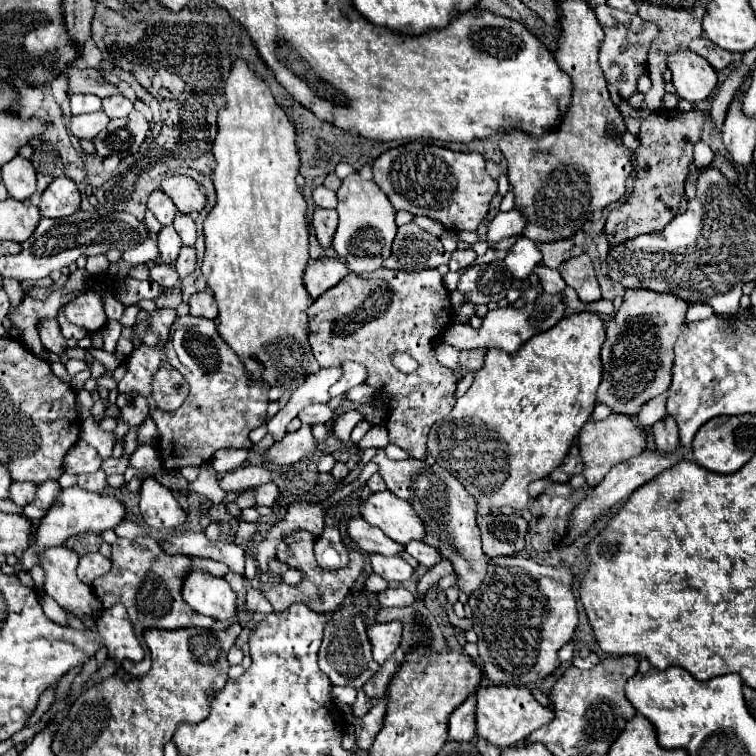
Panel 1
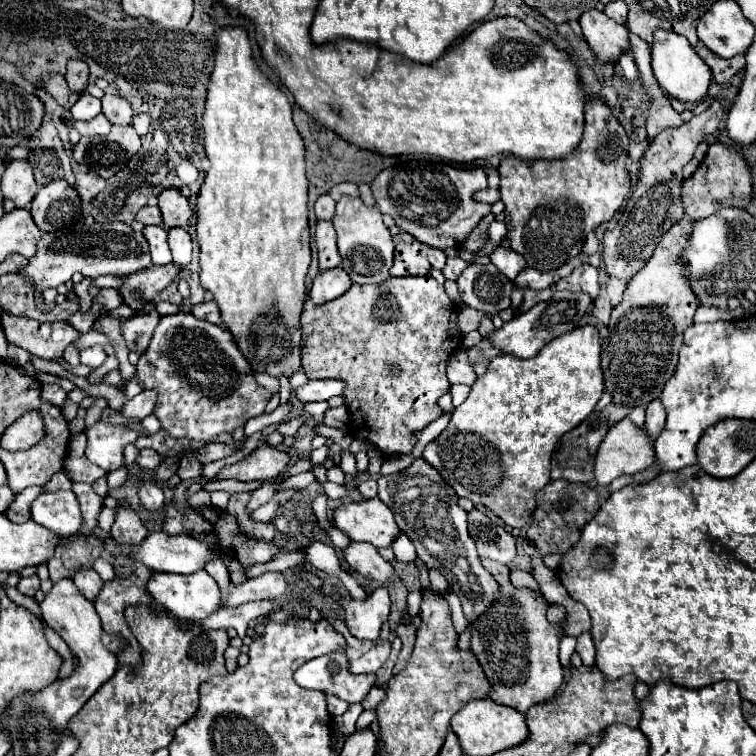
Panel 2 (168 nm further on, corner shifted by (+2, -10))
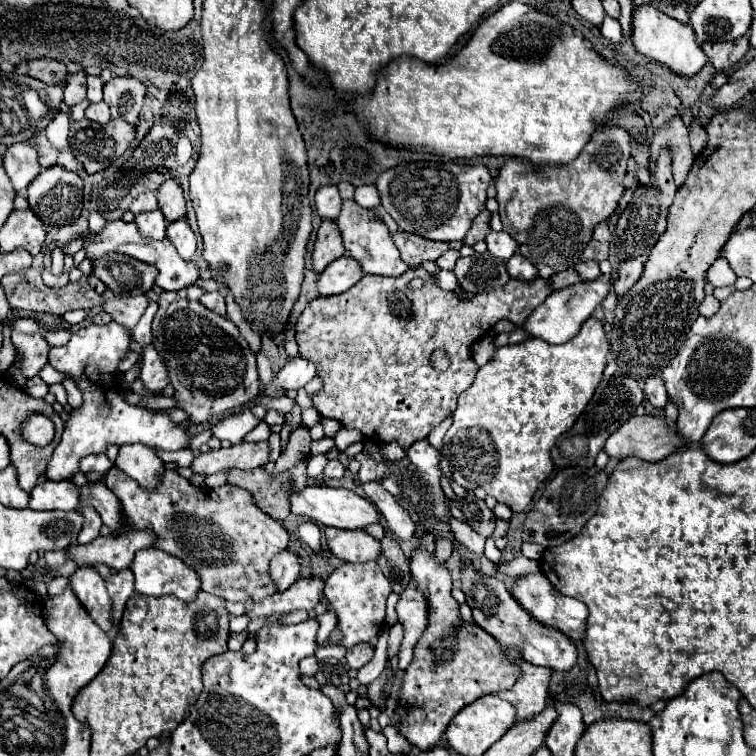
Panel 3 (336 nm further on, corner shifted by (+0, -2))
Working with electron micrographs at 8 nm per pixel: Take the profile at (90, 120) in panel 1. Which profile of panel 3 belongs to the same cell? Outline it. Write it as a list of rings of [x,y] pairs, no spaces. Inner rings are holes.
[[[103,101],[89,105],[87,111],[85,111],[85,117],[87,117],[89,121],[101,123],[101,125],[105,125],[105,123],[111,121],[111,117],[109,117],[109,107],[107,107],[107,103],[103,103]]]

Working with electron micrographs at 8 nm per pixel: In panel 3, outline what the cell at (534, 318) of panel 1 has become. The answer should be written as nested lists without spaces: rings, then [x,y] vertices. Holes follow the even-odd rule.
[[[603,275],[603,279],[577,283],[577,285],[553,291],[545,299],[545,303],[541,303],[537,309],[531,311],[531,315],[523,323],[523,331],[529,337],[537,337],[537,339],[543,339],[547,343],[565,343],[565,341],[569,341],[571,337],[577,335],[581,325],[591,317],[595,307],[607,297],[609,287],[611,287],[611,279],[609,279],[609,275]]]

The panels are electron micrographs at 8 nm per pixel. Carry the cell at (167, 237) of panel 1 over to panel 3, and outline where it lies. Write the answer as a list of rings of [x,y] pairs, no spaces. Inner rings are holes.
[[[159,209],[149,211],[149,213],[139,213],[135,217],[135,223],[137,223],[141,235],[151,237],[151,239],[165,239],[165,219]]]

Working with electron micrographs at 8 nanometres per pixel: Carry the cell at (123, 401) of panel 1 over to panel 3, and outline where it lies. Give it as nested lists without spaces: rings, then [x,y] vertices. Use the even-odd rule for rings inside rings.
[[[143,345],[143,369],[141,369],[141,381],[145,385],[145,391],[155,395],[163,391],[167,383],[167,367],[163,367],[163,361],[159,359],[159,353],[153,345]]]

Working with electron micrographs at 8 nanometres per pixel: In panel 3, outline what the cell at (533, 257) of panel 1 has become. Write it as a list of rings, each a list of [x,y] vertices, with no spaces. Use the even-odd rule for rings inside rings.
[[[491,231],[491,235],[487,235],[485,243],[487,243],[491,255],[495,255],[495,257],[499,257],[503,261],[509,261],[515,255],[515,251],[517,251],[515,239],[509,233],[505,233],[505,231],[499,231],[499,233]]]

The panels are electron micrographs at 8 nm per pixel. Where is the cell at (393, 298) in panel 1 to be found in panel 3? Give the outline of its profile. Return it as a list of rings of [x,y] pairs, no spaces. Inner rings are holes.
[[[415,267],[399,277],[363,275],[363,279],[343,295],[317,297],[297,319],[299,353],[303,359],[317,365],[317,373],[325,385],[321,395],[313,397],[315,409],[323,417],[337,419],[347,429],[361,431],[367,439],[379,445],[397,441],[403,449],[409,449],[415,441],[425,439],[445,415],[455,411],[457,397],[473,383],[477,365],[471,357],[471,345],[479,335],[487,333],[501,319],[509,319],[521,327],[523,319],[527,319],[527,315],[543,303],[549,293],[549,281],[537,277],[535,281],[525,283],[511,279],[511,283],[499,287],[499,291],[463,299],[453,291],[443,291],[431,273],[423,267]],[[413,279],[423,279],[423,285],[413,289],[409,285]],[[437,349],[447,351],[451,359],[447,371],[437,371],[431,365],[431,353]]]

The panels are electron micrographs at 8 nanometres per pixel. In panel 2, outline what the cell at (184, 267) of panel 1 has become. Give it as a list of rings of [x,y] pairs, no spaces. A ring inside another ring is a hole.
[[[169,263],[161,267],[149,267],[145,271],[137,271],[133,275],[125,275],[121,287],[117,289],[123,303],[133,311],[145,307],[145,303],[153,301],[153,297],[163,291],[179,273],[179,267]]]

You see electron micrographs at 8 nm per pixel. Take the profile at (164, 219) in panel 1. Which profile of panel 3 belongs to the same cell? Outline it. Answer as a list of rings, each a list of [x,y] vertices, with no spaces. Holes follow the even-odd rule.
[[[143,193],[143,195],[139,195],[133,203],[131,203],[131,207],[129,207],[129,211],[131,213],[143,213],[143,211],[155,211],[157,209],[157,199],[155,199],[155,195],[153,193]]]

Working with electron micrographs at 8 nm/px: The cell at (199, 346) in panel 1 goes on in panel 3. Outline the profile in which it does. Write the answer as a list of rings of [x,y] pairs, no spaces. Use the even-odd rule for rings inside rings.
[[[177,293],[159,295],[159,311],[153,319],[153,345],[169,371],[169,381],[175,389],[175,403],[189,415],[189,421],[193,425],[209,425],[213,419],[227,415],[229,411],[249,403],[259,395],[261,383],[257,363],[247,341],[239,335],[239,329],[233,321],[205,309],[199,301],[181,299]]]

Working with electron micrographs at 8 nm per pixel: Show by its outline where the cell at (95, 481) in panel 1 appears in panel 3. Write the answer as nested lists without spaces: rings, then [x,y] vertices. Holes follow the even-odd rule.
[[[83,505],[81,515],[83,515],[83,527],[79,531],[77,541],[79,543],[91,543],[99,535],[99,529],[101,529],[103,521],[101,521],[99,513],[95,511],[95,507],[91,507],[91,505]]]

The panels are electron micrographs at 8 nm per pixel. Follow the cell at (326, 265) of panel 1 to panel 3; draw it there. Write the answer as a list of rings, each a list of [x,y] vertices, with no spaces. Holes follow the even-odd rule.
[[[345,255],[329,263],[329,267],[317,277],[317,291],[319,295],[325,295],[325,297],[337,295],[353,287],[361,277],[363,277],[363,271],[359,263],[355,263],[355,259]]]

